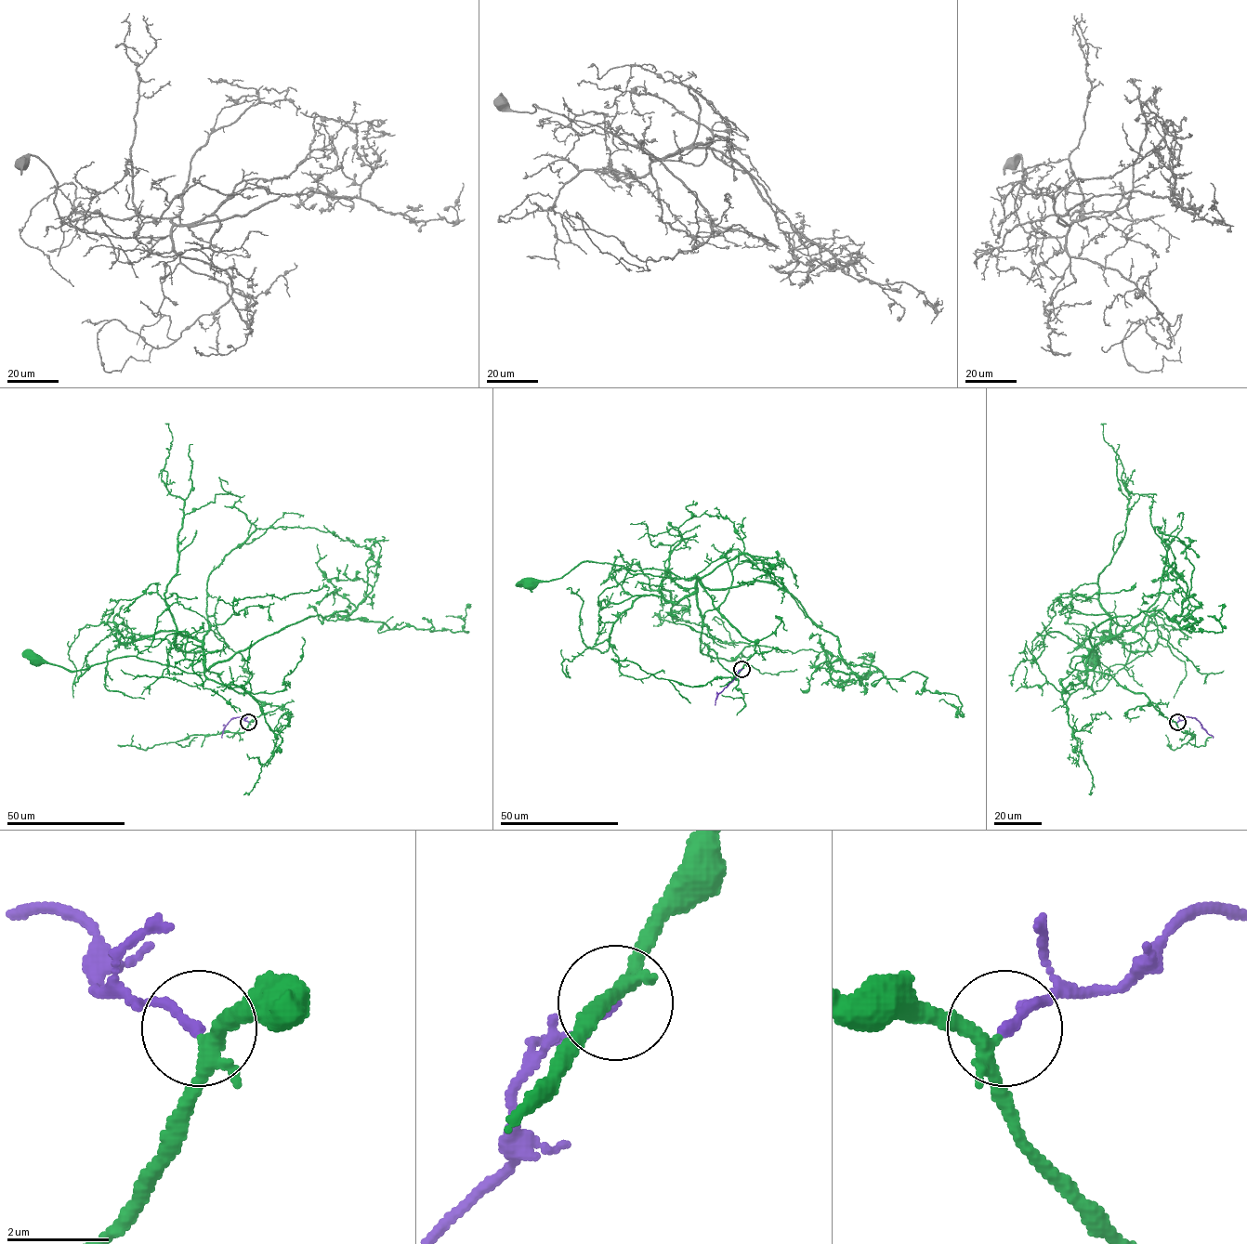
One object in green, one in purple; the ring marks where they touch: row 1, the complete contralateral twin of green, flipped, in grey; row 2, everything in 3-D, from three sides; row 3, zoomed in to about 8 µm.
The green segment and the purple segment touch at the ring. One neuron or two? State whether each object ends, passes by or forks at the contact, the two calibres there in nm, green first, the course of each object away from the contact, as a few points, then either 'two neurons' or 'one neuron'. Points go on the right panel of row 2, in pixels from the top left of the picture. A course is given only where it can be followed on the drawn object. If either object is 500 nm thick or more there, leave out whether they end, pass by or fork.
green passes by; purple ends; calibres 280 and 200 nm; course green (1177, 722), (1143, 693), (1123, 688), (1110, 675), (1086, 673), (1079, 656), (1069, 665), (1083, 671), (1093, 659); course purple (1177, 722), (1185, 716), (1195, 718), (1213, 738); one neuron

